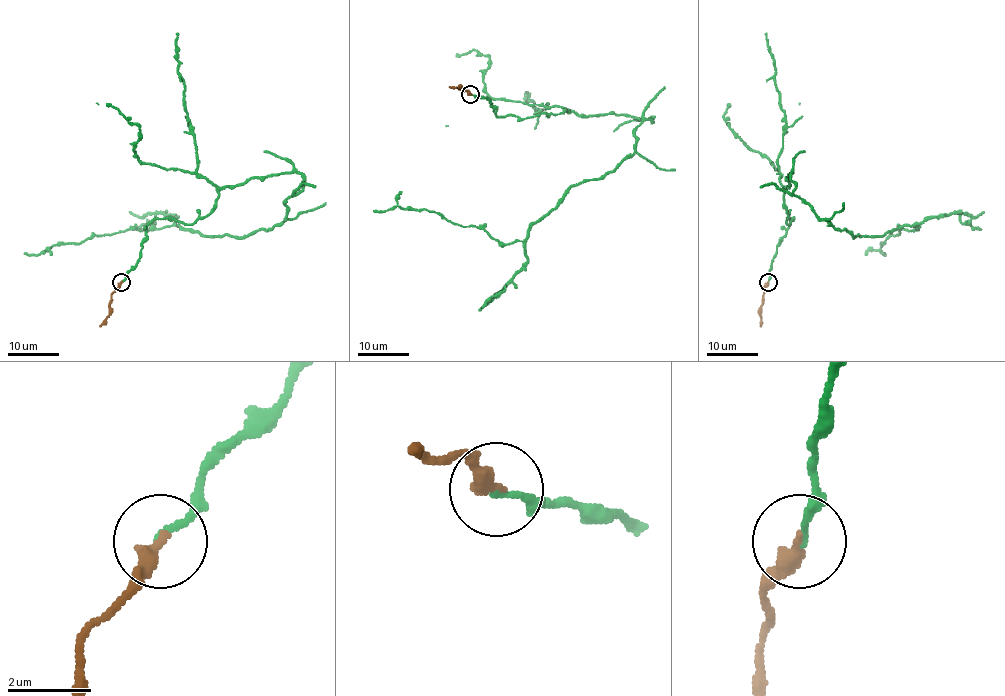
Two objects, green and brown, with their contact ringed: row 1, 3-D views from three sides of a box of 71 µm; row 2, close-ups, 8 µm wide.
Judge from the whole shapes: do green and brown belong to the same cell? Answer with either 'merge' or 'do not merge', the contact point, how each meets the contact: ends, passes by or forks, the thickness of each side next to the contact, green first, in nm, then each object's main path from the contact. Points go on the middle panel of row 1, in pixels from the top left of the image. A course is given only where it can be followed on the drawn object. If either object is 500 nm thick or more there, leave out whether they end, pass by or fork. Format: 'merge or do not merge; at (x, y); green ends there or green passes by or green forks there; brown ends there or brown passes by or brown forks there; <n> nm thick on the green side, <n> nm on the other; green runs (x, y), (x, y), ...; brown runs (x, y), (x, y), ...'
merge; at (470, 94); green ends there; brown ends there; 150 nm thick on the green side, 400 nm on the other; green runs (471, 94), (502, 117), (652, 122), (523, 241), (373, 211); brown runs (471, 94), (458, 86), (449, 87)

